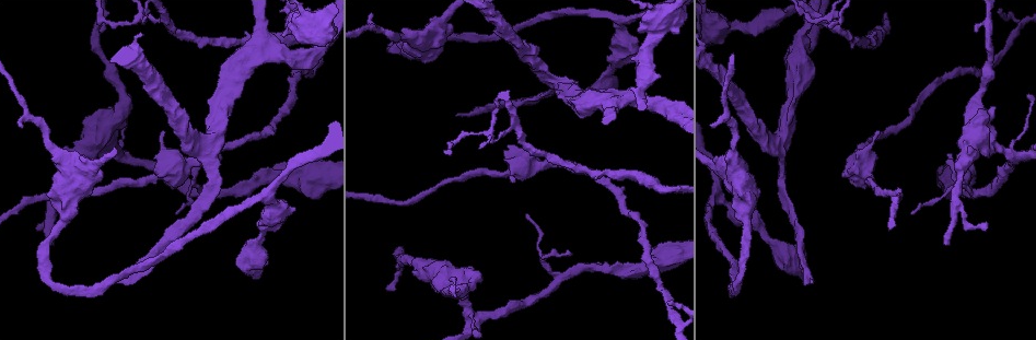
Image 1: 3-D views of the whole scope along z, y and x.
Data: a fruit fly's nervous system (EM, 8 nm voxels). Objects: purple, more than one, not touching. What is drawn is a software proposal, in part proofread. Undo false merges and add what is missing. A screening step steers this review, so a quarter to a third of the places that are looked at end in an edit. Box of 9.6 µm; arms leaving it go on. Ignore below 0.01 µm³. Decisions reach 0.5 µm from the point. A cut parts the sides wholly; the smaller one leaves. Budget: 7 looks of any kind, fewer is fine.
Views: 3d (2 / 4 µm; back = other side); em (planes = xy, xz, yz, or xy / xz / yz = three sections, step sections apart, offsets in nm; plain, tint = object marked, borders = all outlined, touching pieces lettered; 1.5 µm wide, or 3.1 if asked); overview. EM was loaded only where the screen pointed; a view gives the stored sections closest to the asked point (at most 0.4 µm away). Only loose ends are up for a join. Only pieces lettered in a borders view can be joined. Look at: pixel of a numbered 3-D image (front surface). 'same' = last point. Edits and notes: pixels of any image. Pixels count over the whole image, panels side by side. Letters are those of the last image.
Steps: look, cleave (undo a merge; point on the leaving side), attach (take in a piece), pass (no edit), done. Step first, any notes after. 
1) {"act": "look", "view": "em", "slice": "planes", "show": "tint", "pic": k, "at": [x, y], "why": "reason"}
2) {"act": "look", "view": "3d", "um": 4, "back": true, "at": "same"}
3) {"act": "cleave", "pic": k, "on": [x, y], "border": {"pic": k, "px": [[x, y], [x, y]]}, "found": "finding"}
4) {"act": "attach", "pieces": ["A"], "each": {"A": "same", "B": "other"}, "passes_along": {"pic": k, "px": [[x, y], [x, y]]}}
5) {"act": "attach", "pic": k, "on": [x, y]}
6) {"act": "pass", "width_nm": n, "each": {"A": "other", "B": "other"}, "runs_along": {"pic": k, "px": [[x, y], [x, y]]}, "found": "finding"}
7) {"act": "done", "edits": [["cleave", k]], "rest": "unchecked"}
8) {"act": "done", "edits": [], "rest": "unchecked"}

{"act": "look", "view": "em", "slice": "planes", "show": "borders", "pic": 1, "at": [813, 280], "why": "branch stops here"}

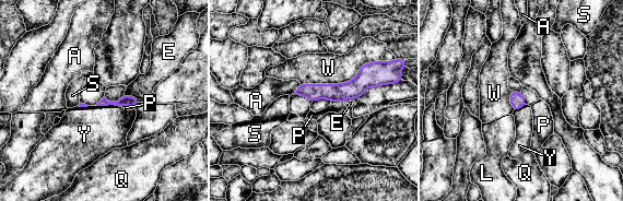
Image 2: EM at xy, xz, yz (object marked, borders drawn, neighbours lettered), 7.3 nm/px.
{"act": "attach", "pic": 2, "on": [90, 132], "each": {"A": "other", "E": "other", "L": "other", "P": "other", "Q": "other", "S": "other", "W": "other", "Y": "same"}, "passes_along": {"pic": 2, "px": [[125, 101], [107, 105], [90, 132]]}, "found": "it goes on there"}

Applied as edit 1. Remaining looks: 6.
{"act": "look", "view": "em", "slice": "planes", "show": "tint", "pic": 1, "at": [53, 245], "why": "branch stops here"}

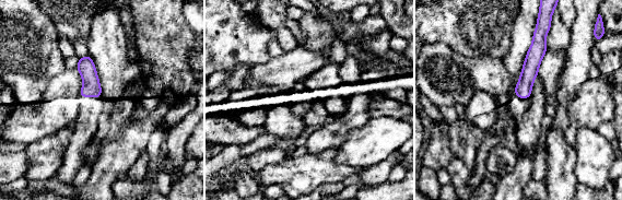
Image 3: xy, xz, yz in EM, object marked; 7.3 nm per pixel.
{"act": "look", "view": "em", "slice": "planes", "show": "borders", "at": "same", "why": "see the neighbours"}

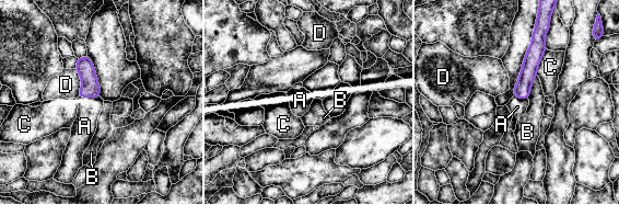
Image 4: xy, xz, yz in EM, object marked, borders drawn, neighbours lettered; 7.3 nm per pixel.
{"act": "attach", "pic": 4, "on": [84, 126], "longest_contact_nm": ["C", 220], "each": {"A": "same", "B": "other", "C": "other", "D": "other"}, "passes_along": {"pic": 4, "px": [[90, 88], [89, 97], [84, 126]]}, "found": "the neuron continues"}

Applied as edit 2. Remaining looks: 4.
{"act": "look", "view": "overview"}

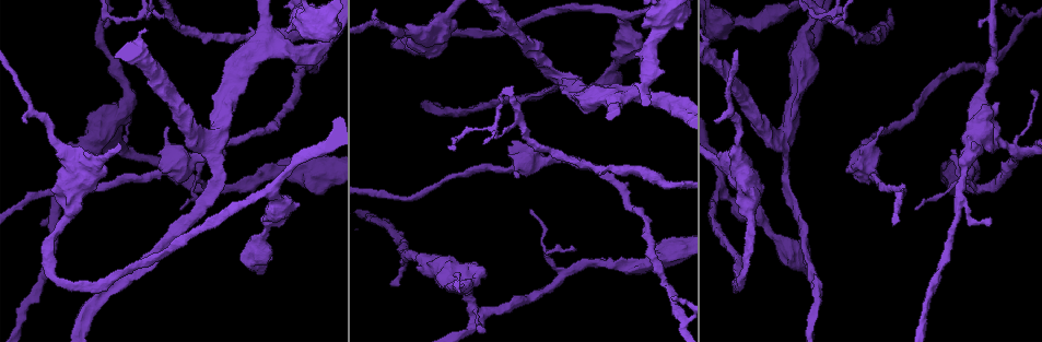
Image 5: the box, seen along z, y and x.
{"act": "look", "view": "em", "slice": "xy", "step": 4, "show": "borders", "pic": 5, "at": [1018, 150], "why": "four arms meet"}

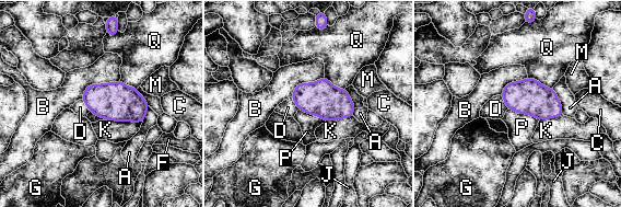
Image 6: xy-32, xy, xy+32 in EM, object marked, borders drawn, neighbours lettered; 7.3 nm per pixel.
{"act": "pass", "each": {"A": "other", "B": "other", "C": "other", "D": "other", "F": "other", "G": "other", "J": "other", "K": "other", "M": "other", "P": "other", "Q": "other"}, "border": {"pic": 6, "px": [[119, 80], [91, 83], [81, 99]]}, "found": "one neuron here"}

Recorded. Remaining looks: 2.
{"act": "done", "edits": [["attach", 2], ["attach", 4]], "rest": "unchecked"}

